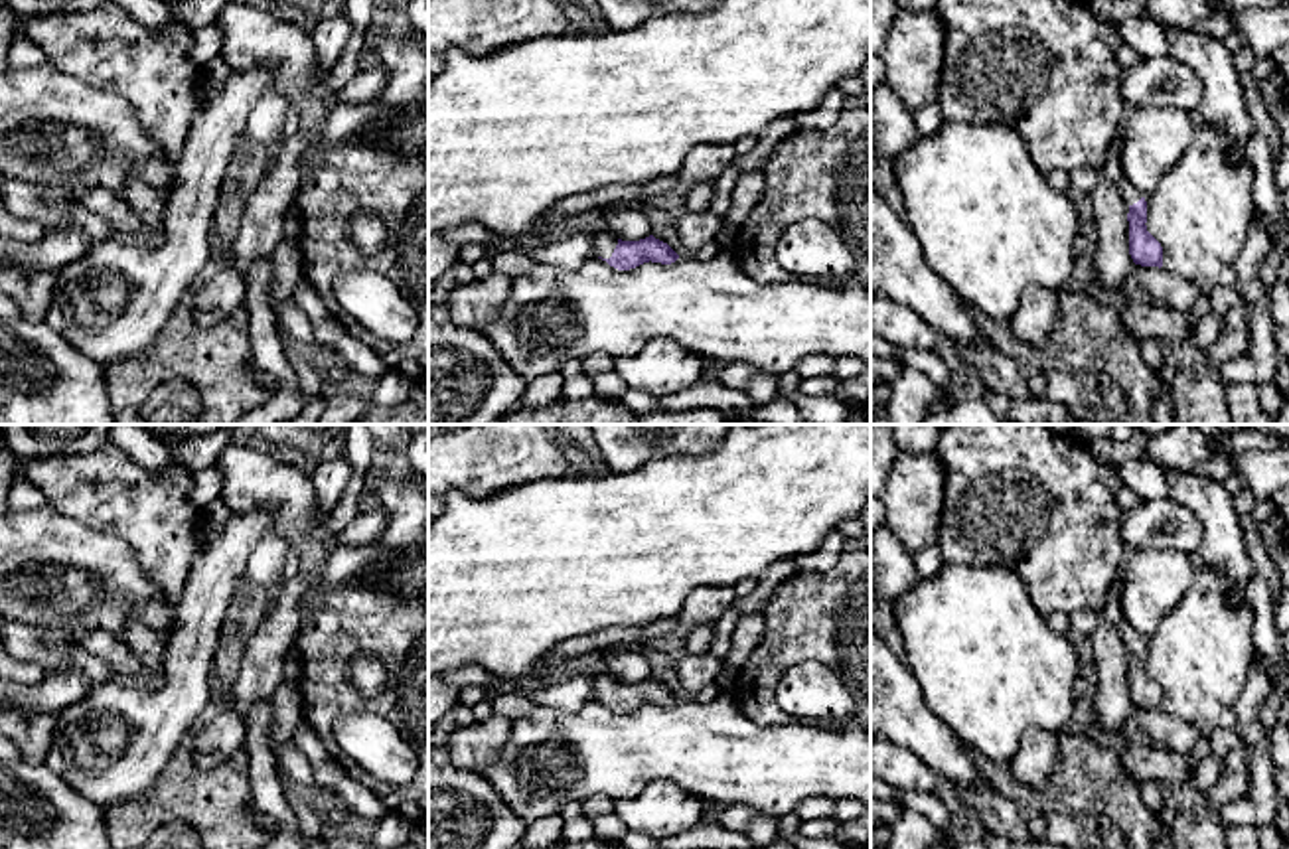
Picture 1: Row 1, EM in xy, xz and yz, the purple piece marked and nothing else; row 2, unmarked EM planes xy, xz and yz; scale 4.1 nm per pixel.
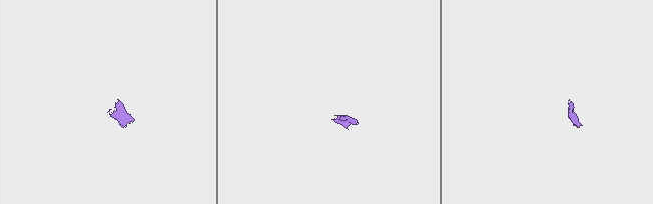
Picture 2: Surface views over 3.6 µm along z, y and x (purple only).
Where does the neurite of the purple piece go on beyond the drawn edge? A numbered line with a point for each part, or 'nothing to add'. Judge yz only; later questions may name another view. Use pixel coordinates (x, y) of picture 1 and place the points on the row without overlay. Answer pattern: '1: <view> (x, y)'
1: yz (1130, 636)

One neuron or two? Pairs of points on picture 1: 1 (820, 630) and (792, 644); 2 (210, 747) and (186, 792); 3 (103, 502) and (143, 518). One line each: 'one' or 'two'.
1: one
2: two
3: one

